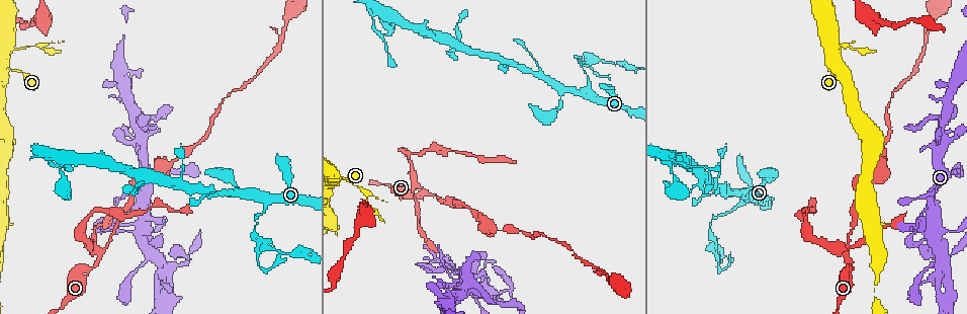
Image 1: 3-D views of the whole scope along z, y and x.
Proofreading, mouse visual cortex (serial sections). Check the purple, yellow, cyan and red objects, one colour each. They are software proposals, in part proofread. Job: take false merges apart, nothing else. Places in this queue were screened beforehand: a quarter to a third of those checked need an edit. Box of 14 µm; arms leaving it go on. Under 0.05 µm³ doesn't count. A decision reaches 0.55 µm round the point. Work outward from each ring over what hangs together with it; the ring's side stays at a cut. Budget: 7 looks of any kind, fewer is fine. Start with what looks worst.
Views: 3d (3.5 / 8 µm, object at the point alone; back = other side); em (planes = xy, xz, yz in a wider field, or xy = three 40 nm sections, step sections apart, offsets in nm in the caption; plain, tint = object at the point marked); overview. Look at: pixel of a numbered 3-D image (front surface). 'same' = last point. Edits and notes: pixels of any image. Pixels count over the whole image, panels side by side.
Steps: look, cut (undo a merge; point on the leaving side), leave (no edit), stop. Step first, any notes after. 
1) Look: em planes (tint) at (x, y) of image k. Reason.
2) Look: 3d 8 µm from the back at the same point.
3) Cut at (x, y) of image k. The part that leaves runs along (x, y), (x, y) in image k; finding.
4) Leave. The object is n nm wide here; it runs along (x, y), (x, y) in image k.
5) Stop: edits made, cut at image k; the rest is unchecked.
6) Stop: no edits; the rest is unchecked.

Look: 3d 3.5 µm at (422, 192) of image 1. Four or more arms meet.

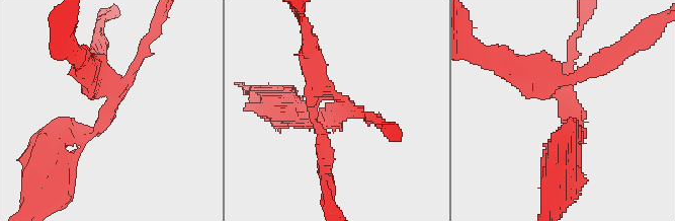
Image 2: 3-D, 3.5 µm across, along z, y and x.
Look: em xy step 5 (tint) at (116, 95) of image 2. 4 arms meet here; the arms are 150, 150, 200, 350 nm wide.

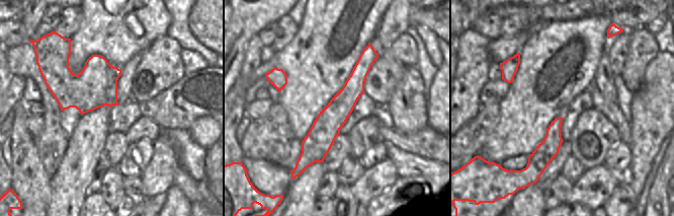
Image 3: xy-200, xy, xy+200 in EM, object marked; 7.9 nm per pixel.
Cut at (580, 74) of image 2. Two cells meet here.

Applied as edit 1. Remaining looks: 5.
Look: overview.

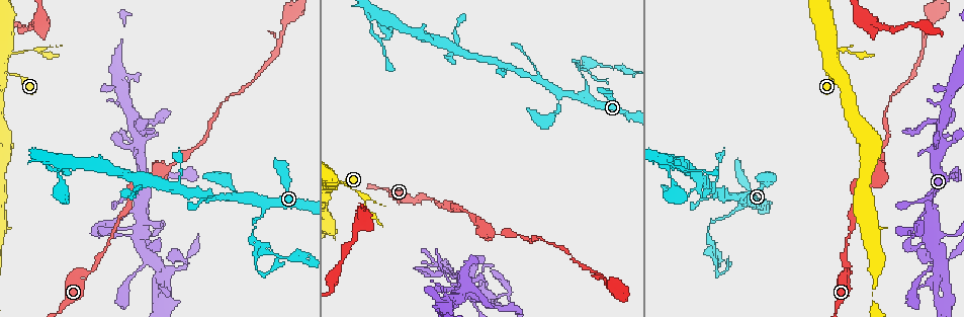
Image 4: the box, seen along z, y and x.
Look: 3d 3.5 µm at (352, 189) of image 4. Calibre changes.

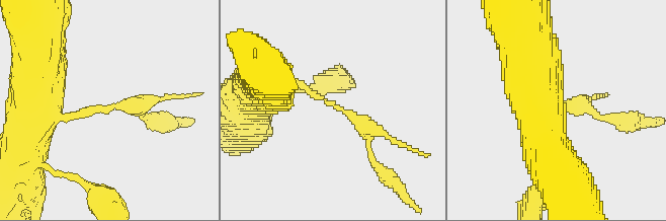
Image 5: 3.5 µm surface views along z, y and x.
Look: em xy step 3 (plain) at (101, 111) of image 5. The arms are 200, 250 nm wide.

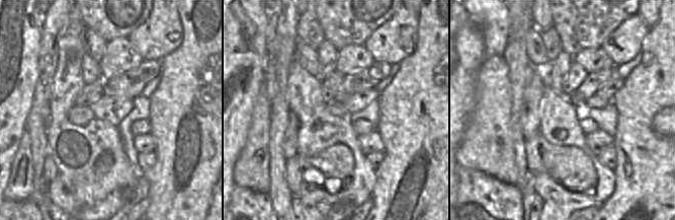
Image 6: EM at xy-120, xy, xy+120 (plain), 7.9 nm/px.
Look: em xy step 3 (tint) at the same point. Where the object lies.

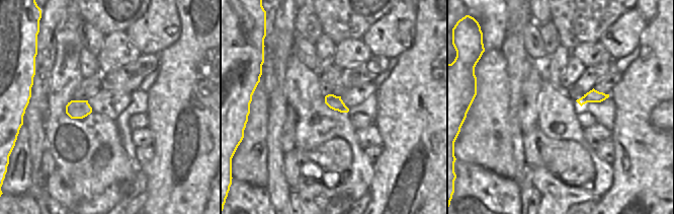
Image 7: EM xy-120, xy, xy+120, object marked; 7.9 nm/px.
Leave. The object is 110 nm wide here; it runs along (266, 89), (301, 84), (366, 128), (369, 146) in image 5; all the same cell.

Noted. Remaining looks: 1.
Stop: edits made, cut at image 2; the rest is unchecked.

